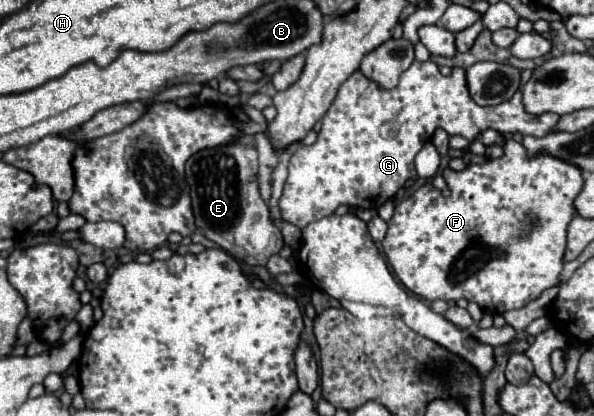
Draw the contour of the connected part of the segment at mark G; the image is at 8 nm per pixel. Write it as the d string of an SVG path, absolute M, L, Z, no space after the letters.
M414 61L394 89L384 89L360 71L354 71L342 83L324 115L316 143L300 147L290 157L290 173L280 199L282 219L302 229L314 219L332 215L340 205L356 209L382 207L408 179L416 177L414 157L432 139L436 129L468 141L490 127L498 133L542 137L554 131L558 119L554 113L542 113L538 117L526 113L520 91L496 107L476 105L466 87L466 71L460 67L454 67L450 75L442 75L436 63Z

